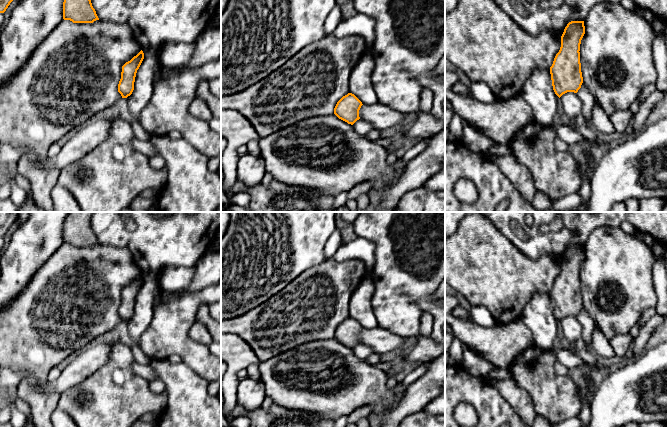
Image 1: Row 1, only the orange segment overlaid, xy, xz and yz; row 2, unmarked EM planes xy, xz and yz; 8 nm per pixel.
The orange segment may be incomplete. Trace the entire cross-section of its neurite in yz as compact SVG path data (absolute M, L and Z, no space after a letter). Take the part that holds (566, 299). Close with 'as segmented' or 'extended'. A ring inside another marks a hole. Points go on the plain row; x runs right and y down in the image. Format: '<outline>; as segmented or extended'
M571 245L561 260L560 274L550 291L553 314L559 322L567 316L577 317L583 307L579 275L584 258L584 245Z; as segmented

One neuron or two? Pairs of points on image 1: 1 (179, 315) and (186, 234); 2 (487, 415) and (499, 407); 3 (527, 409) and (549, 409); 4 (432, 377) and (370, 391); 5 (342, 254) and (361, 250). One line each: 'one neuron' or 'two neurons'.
1: two neurons
2: one neuron
3: two neurons
4: two neurons
5: one neuron

